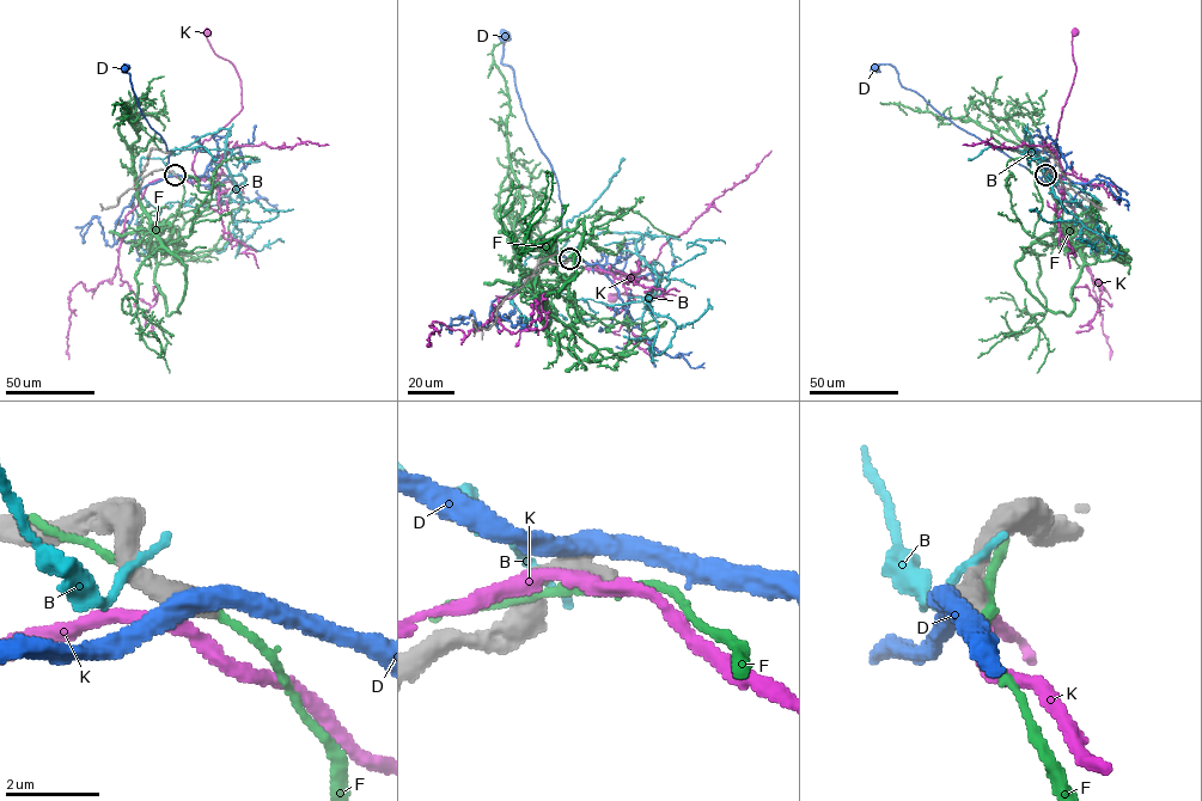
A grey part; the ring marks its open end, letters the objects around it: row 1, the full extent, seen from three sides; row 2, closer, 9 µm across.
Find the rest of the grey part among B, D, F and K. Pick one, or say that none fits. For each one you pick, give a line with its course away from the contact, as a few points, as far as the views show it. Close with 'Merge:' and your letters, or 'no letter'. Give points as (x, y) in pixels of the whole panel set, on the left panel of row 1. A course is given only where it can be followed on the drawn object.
Merge: no letter

